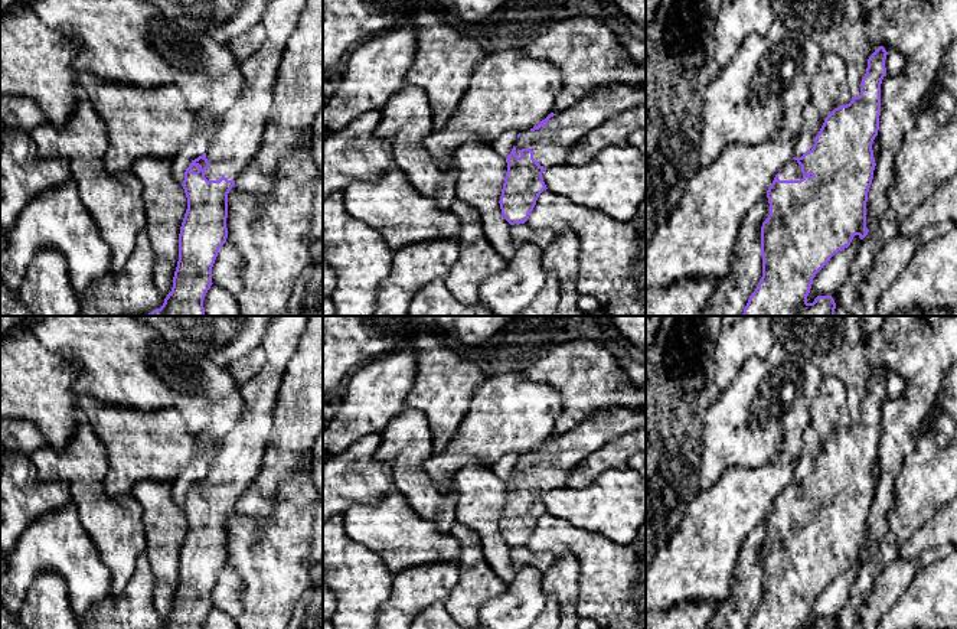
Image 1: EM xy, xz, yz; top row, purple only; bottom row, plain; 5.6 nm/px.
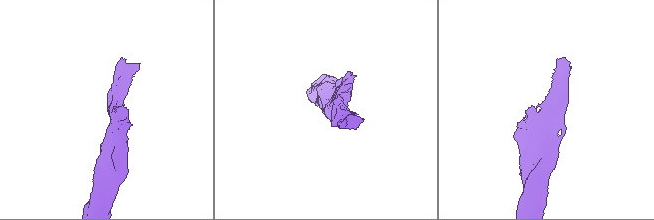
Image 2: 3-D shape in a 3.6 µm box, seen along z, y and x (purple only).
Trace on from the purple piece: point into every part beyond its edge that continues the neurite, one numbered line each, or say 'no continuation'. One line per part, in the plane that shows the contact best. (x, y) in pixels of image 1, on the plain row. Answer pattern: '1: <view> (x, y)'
1: xy (238, 459)

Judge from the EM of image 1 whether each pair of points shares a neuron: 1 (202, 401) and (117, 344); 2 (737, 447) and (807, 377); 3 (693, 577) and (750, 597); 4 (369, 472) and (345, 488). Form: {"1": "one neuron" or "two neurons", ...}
{"1": "one neuron", "2": "one neuron", "3": "two neurons", "4": "one neuron"}

